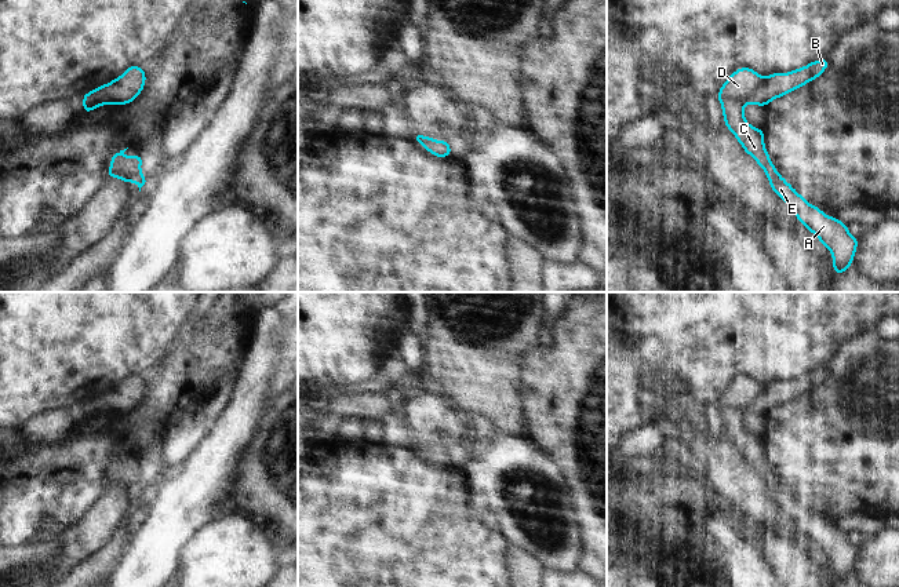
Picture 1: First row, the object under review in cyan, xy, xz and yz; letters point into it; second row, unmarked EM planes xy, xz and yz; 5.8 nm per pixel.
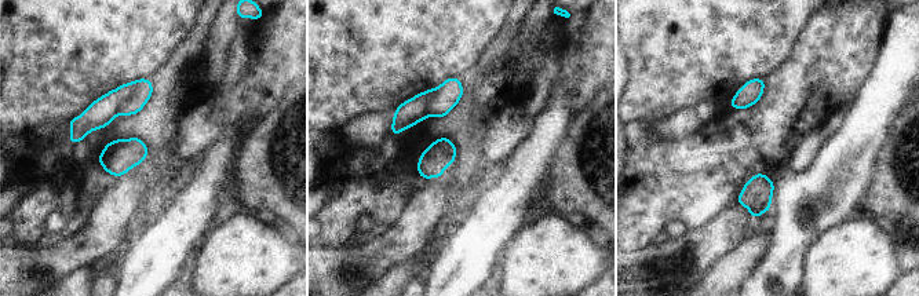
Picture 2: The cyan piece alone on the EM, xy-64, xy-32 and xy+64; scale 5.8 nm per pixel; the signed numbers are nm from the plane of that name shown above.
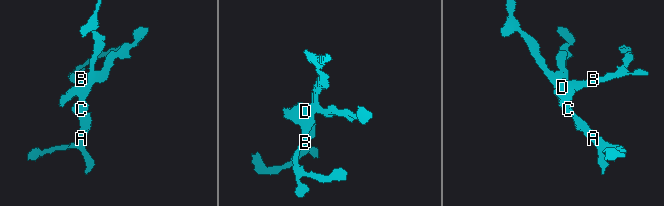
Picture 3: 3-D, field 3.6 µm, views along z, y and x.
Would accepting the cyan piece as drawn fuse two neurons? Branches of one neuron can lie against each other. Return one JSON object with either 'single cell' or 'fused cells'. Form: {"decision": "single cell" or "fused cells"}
{"decision": "single cell"}

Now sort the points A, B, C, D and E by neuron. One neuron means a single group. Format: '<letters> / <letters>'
A B C D E

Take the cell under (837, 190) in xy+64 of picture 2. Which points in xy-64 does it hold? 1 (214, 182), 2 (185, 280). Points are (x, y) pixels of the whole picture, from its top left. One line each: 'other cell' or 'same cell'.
1: same cell
2: other cell

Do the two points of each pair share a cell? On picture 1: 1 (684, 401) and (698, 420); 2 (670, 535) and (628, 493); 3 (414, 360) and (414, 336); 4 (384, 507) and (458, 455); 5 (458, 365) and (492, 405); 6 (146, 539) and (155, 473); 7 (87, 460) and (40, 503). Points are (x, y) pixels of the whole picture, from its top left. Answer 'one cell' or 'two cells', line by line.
1: one cell
2: one cell
3: one cell
4: two cells
5: one cell
6: two cells
7: one cell

